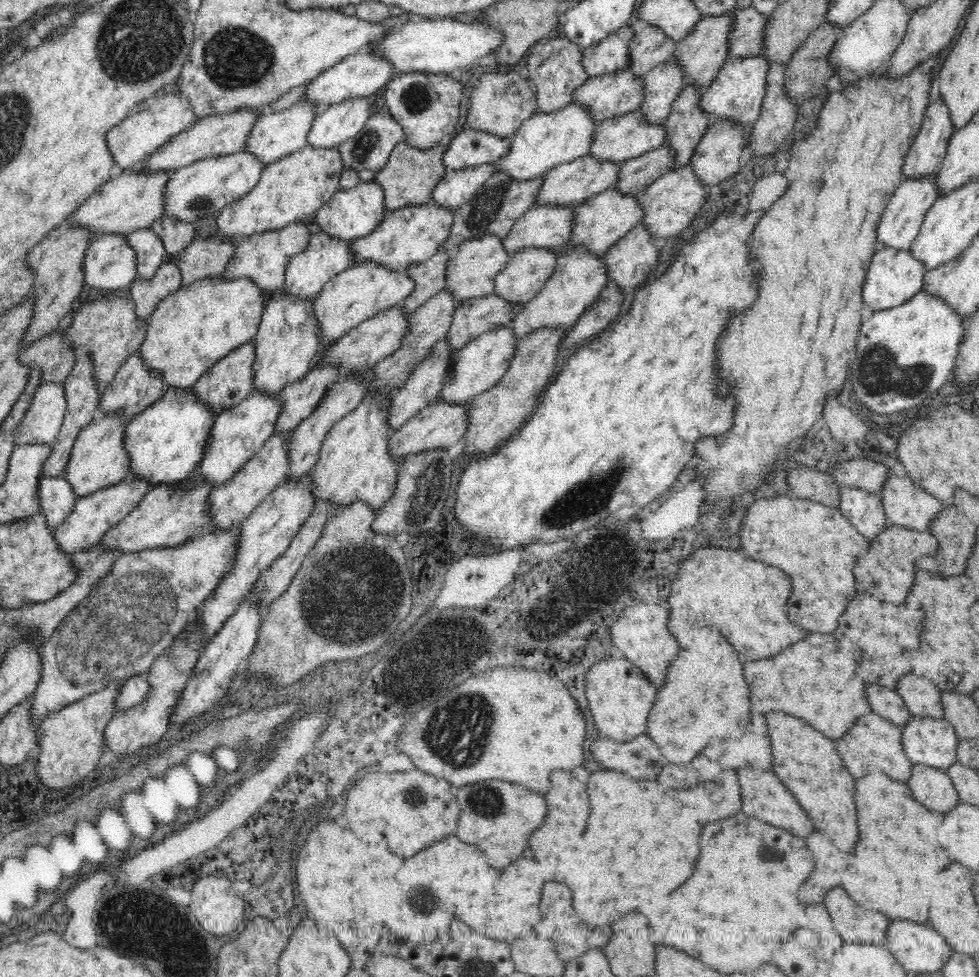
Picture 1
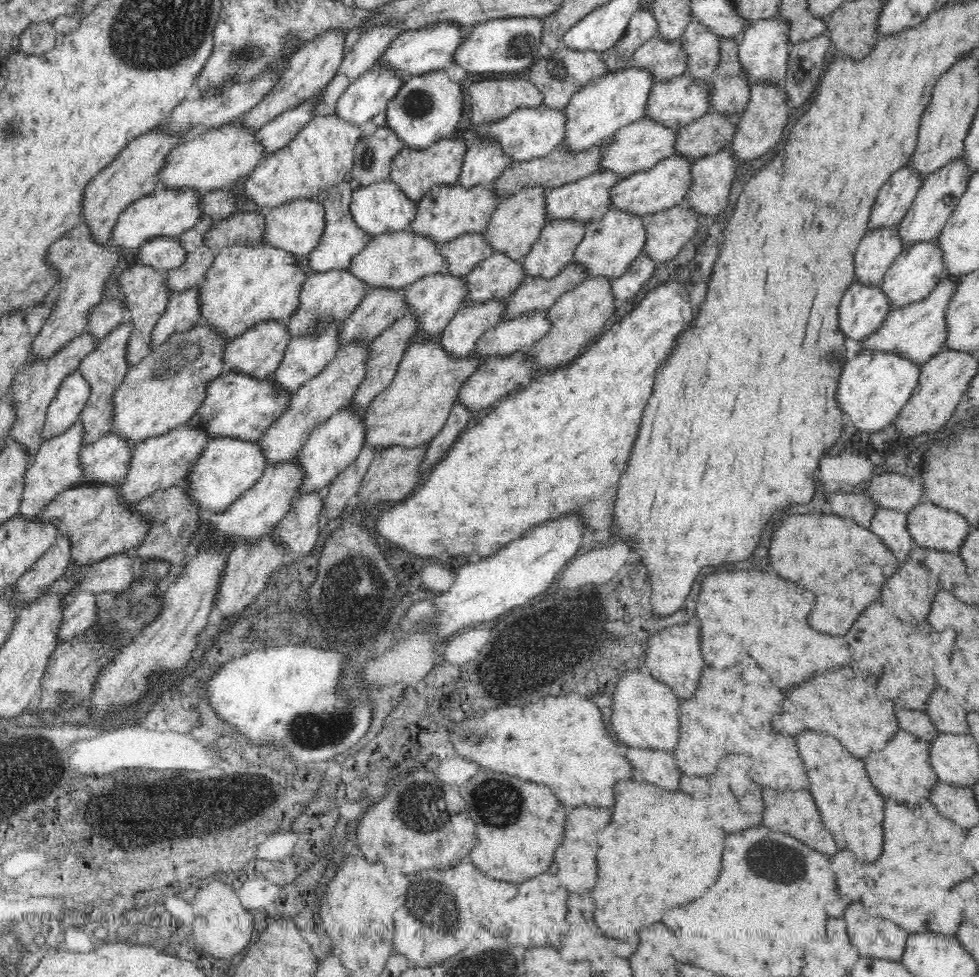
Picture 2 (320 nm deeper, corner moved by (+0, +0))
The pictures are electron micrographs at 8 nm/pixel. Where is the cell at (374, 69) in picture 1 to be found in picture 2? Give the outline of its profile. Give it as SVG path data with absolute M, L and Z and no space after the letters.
M436 23L434 26L423 27L417 31L404 32L396 40L389 44L389 47L377 60L377 65L385 67L386 70L395 70L398 75L404 76L406 80L413 75L421 75L432 71L447 70L456 65L453 54L466 40L466 33L473 26L462 27L457 23Z

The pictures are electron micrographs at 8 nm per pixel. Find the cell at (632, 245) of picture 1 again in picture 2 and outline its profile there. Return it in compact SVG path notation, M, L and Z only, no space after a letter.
M685 202L647 216L645 255L657 263L672 260L697 233L698 218L700 215L692 207L686 206Z

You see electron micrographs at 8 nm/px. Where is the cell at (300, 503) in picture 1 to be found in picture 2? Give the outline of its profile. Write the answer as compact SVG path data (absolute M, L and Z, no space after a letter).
M344 406L336 411L330 418L324 420L308 438L308 441L297 452L297 461L301 464L305 479L297 488L298 494L311 494L328 488L343 470L353 464L358 458L365 443L365 423L362 422L365 409L350 410Z

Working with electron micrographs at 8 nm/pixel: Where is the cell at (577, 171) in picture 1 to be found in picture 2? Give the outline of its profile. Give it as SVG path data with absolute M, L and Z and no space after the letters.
M640 119L628 126L622 127L616 134L601 145L605 152L601 154L600 170L612 171L621 178L645 169L652 168L661 160L677 152L675 144L678 129L665 127L653 119Z

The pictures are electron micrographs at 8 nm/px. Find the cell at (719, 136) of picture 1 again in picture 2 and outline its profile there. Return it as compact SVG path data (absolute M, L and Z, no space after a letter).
M753 83L747 108L739 114L737 131L730 141L732 153L737 157L741 167L746 161L758 158L771 150L781 141L784 128L788 124L788 116L792 113L789 96L781 83Z

